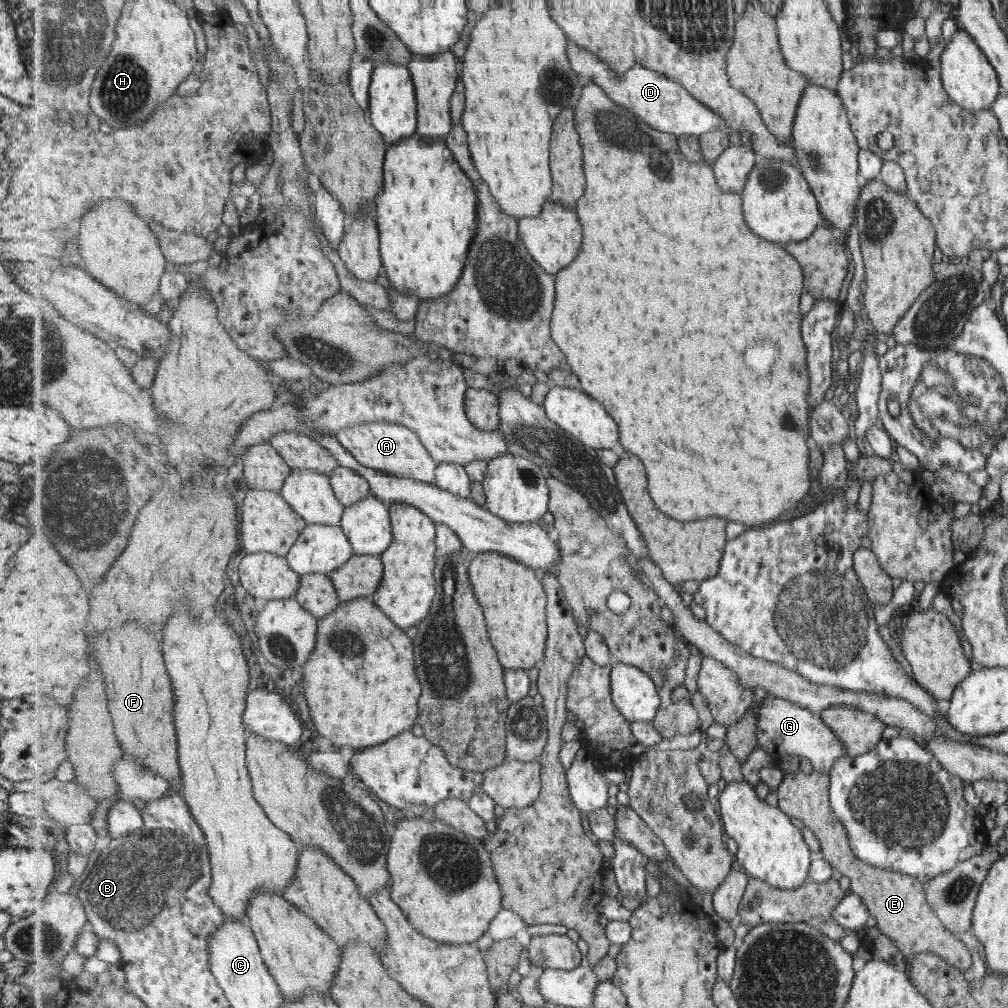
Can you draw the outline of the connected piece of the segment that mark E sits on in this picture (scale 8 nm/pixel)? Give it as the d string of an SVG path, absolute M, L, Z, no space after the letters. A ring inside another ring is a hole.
M813 768L811 772L803 772L798 770L795 772L787 771L785 780L778 785L776 790L778 796L778 806L783 812L786 812L792 818L798 818L805 826L807 826L816 836L821 844L821 858L827 859L838 871L851 880L851 892L858 894L863 902L868 906L869 912L876 920L876 927L893 941L893 944L899 949L904 959L911 960L913 956L924 955L925 952L931 952L935 956L941 957L947 965L952 966L957 971L965 971L971 966L969 960L969 952L963 948L963 944L959 946L957 940L953 940L951 931L947 932L944 925L936 917L932 911L931 905L927 901L927 897L923 896L923 886L919 884L914 876L900 873L899 871L890 871L889 869L877 868L875 865L866 863L861 860L852 849L849 840L848 830L842 823L842 820L836 815L832 809L830 801L830 784L831 777L829 774L823 774L821 771Z

